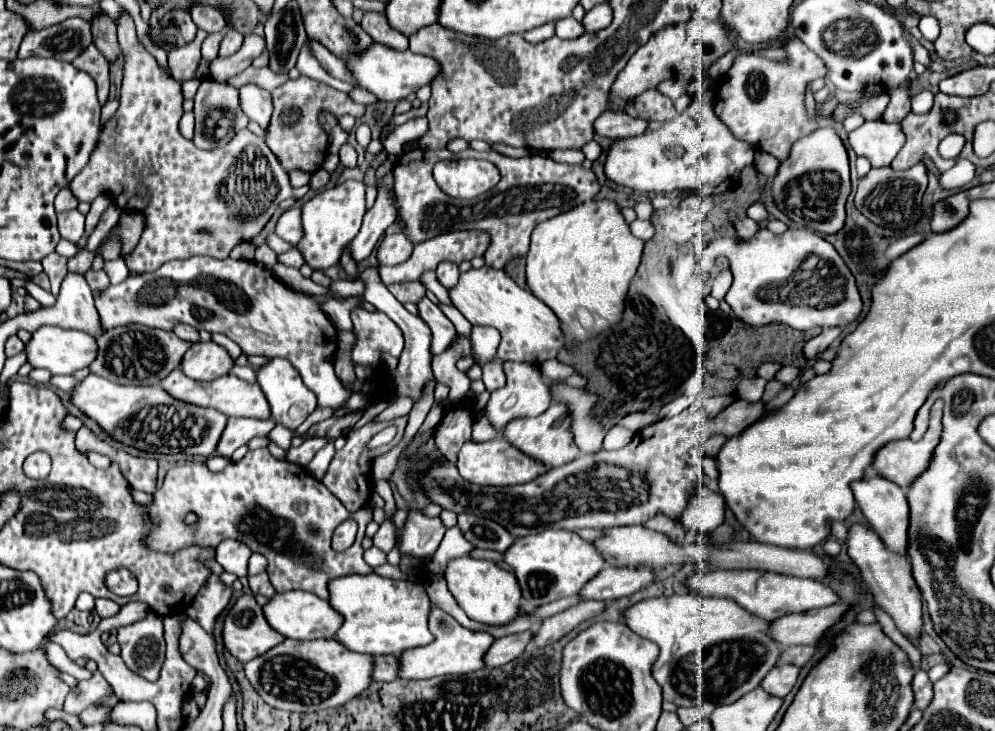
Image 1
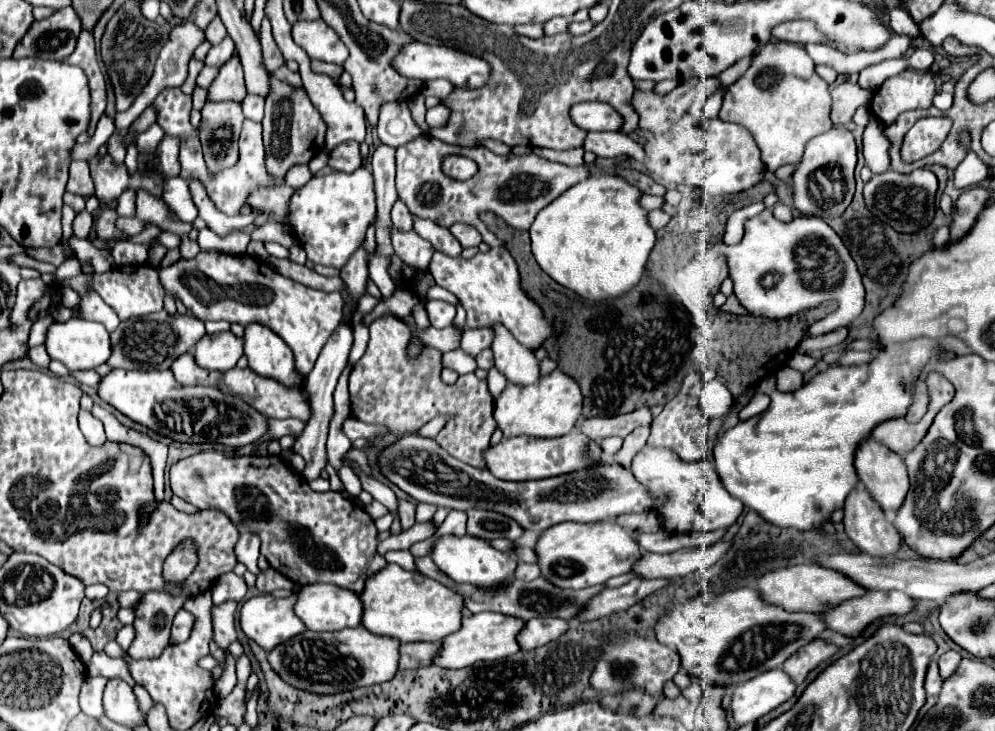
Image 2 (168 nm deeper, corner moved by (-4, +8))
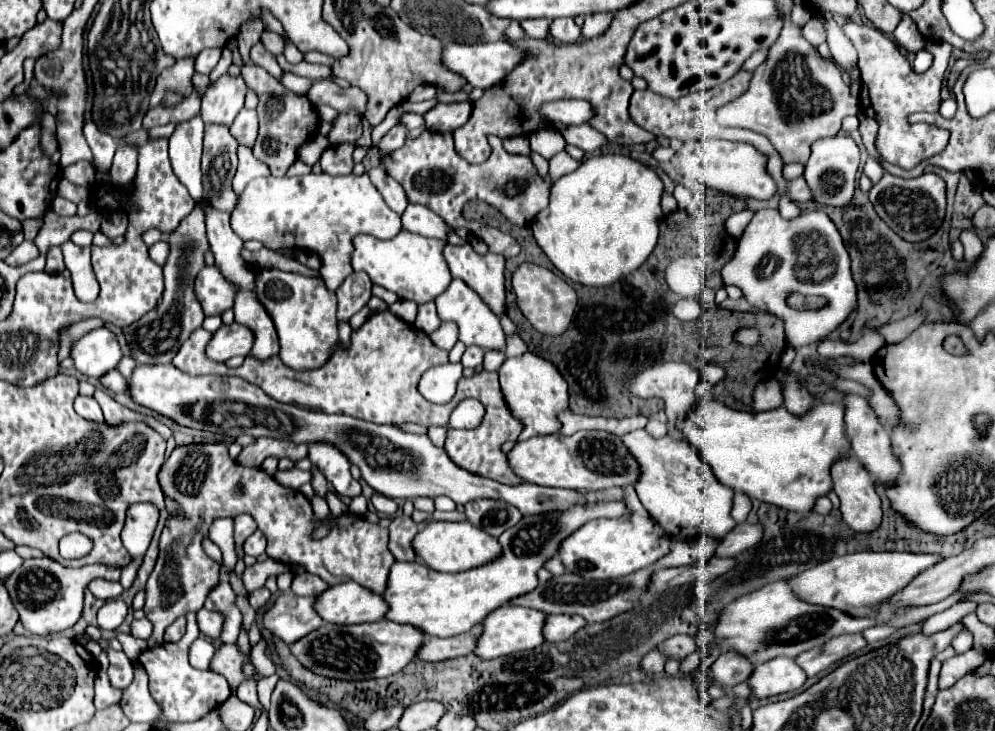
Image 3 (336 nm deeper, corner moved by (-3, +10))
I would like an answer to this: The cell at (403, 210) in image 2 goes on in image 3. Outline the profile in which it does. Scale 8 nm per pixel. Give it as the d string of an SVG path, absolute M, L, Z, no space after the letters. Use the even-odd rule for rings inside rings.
M372 168L370 170L370 180L372 184L376 186L376 190L382 194L384 202L396 212L396 214L402 214L408 206L408 200L406 200L406 194L404 194L404 188L394 180L390 178L382 168Z

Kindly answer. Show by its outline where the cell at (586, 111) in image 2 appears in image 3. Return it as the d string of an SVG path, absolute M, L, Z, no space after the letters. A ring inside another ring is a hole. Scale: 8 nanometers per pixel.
M556 100L542 106L542 116L550 122L578 126L586 124L588 118L592 118L592 104L584 100Z

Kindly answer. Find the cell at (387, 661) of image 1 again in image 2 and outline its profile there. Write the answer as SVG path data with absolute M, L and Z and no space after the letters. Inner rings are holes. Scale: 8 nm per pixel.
M407 642L401 644L401 660L399 668L419 668L419 666L429 666L433 658L439 654L441 642L431 644L431 642Z

